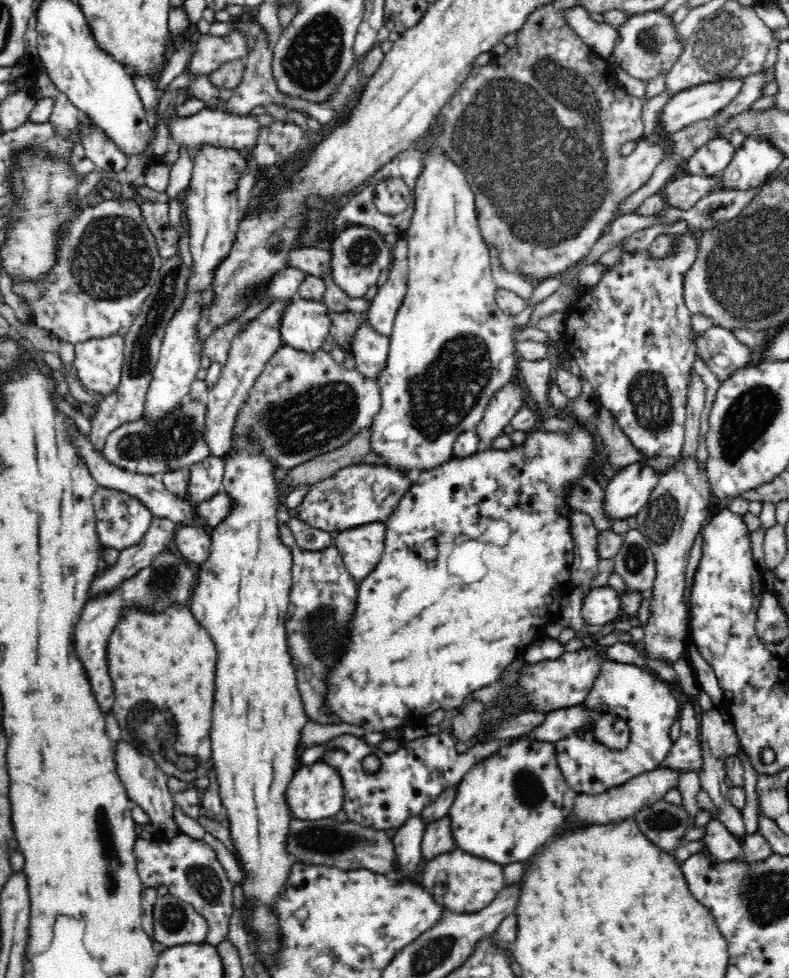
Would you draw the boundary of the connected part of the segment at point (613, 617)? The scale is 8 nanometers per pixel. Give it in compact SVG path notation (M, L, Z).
M608 584L586 591L580 614L588 626L622 623L617 591Z

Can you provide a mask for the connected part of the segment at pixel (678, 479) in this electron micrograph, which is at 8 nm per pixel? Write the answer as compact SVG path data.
M683 455L663 475L659 475L655 487L651 490L646 504L636 515L637 529L645 536L650 549L656 559L656 580L652 586L652 598L650 599L650 615L648 622L643 627L645 650L647 656L672 664L678 657L686 655L690 643L690 628L688 624L687 608L683 603L684 575L688 564L689 554L694 547L696 538L701 534L702 524L708 521L712 494L711 484L706 470L700 466L700 458L696 455Z

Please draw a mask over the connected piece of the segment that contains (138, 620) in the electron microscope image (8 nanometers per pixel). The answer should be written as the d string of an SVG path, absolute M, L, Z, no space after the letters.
M173 601L162 612L152 610L144 610L136 603L134 606L124 605L119 610L118 626L108 635L105 651L115 696L112 712L118 720L124 742L133 745L142 755L152 758L168 777L176 776L192 783L199 777L206 777L213 764L209 734L217 650L211 635L186 604Z

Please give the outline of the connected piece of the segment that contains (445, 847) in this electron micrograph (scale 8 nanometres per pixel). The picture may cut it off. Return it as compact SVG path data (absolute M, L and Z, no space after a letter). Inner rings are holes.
M448 816L425 826L421 838L421 856L424 860L434 860L440 854L446 854L456 848L449 827Z

